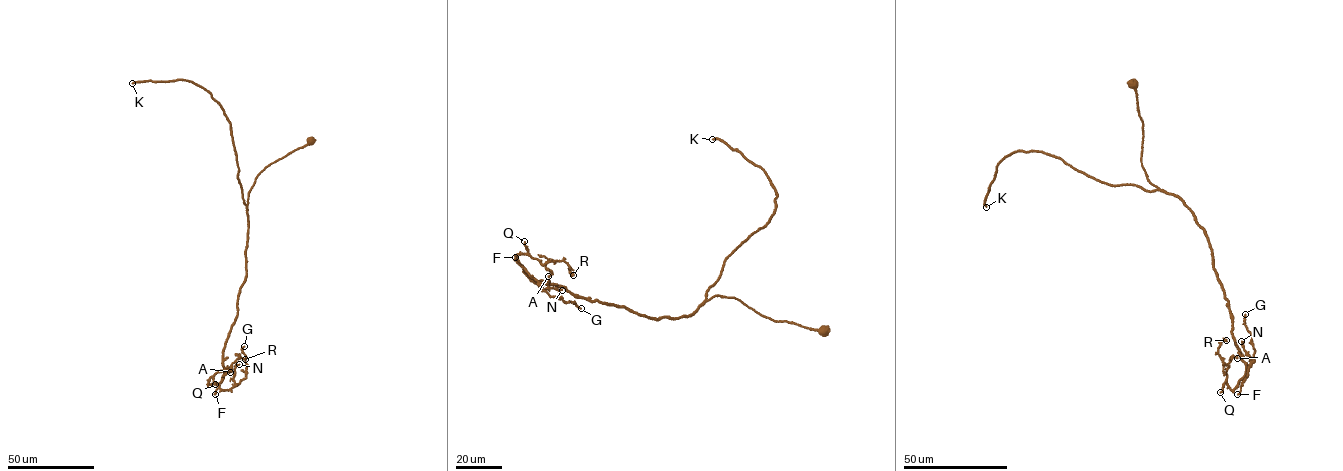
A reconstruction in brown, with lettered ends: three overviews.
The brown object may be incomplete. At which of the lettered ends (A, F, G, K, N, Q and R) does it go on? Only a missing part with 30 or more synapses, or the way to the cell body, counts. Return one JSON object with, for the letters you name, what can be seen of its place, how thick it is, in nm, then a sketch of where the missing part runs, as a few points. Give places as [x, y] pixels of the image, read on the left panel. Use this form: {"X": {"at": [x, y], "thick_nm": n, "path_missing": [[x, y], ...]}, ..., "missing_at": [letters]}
{"K": {"at": [132, 83], "thick_nm": 260, "path_missing": [[132, 83], [111, 94], [102, 108], [97, 142], [84, 166], [93, 181], [90, 189], [75, 190], [53, 178]]}, "missing_at": ["K"]}

